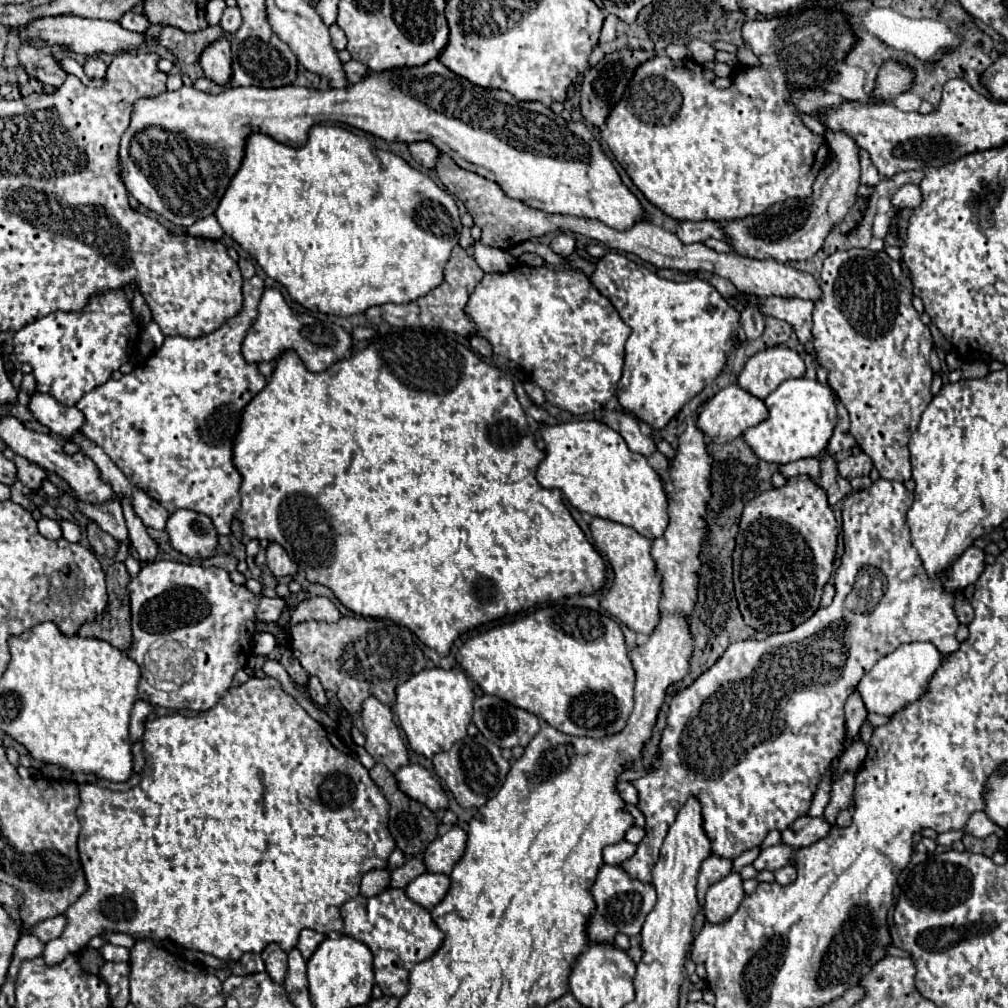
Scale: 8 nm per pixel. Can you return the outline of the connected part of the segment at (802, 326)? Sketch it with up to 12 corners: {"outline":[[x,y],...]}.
{"outline":[[727,297],[739,313],[747,303],[787,321],[801,343],[811,335],[813,301],[797,297]]}

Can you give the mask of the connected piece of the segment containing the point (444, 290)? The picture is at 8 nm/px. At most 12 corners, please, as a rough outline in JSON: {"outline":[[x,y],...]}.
{"outline":[[459,245],[445,279],[409,305],[365,311],[369,323],[477,335],[465,305],[483,269]]}

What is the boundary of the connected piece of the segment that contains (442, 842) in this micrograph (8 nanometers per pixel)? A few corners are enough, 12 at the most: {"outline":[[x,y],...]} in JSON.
{"outline":[[461,827],[425,849],[427,873],[449,875],[465,851]]}

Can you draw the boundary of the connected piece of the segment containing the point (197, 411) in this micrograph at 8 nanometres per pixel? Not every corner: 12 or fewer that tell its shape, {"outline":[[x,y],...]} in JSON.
{"outline":[[221,329],[75,405],[81,433],[169,513],[231,533],[239,415],[265,387]]}

